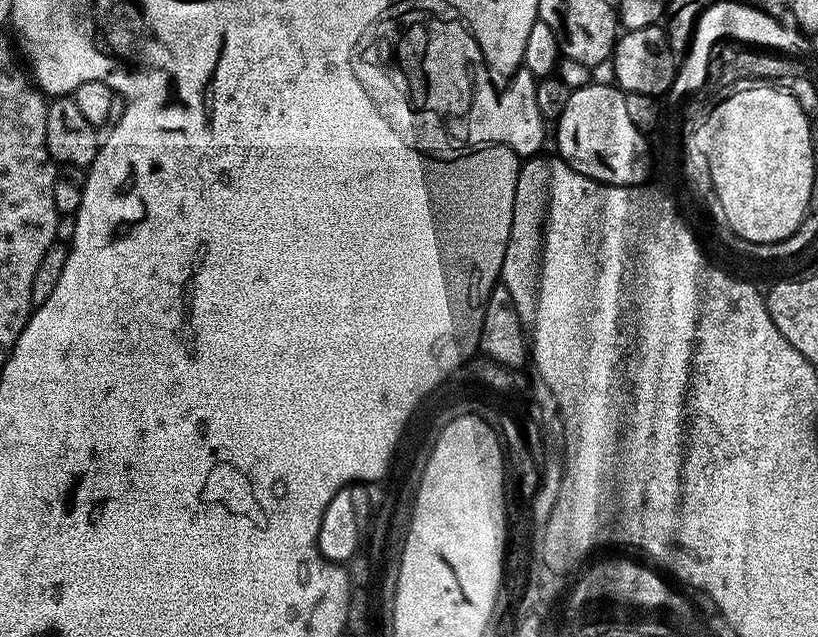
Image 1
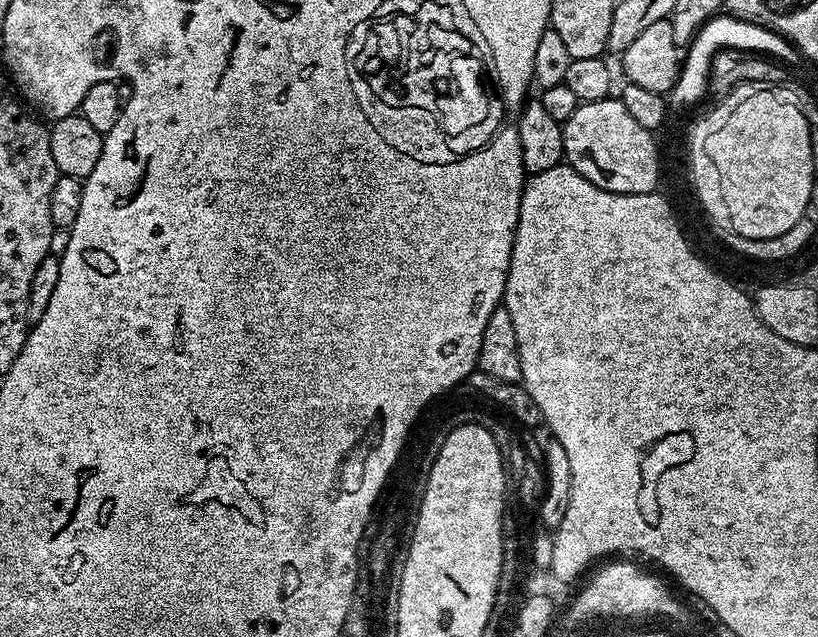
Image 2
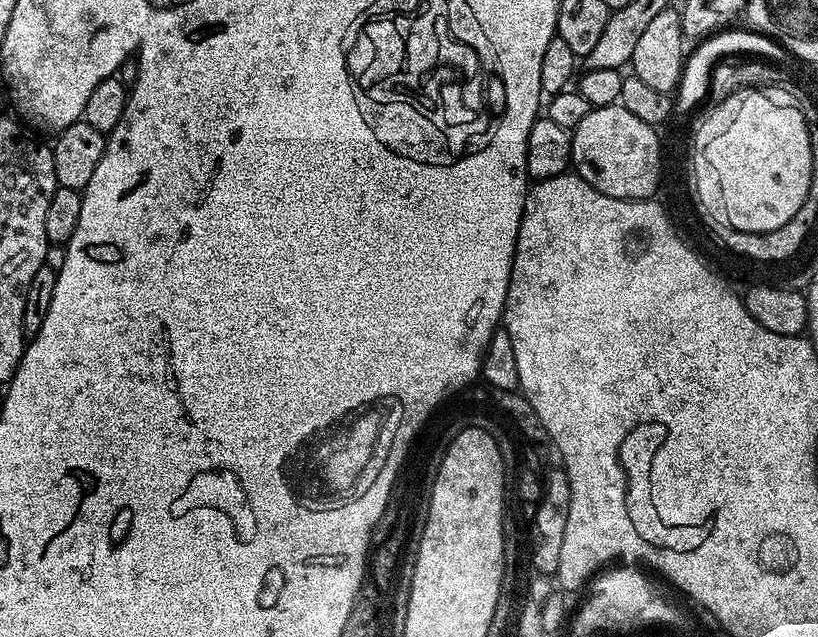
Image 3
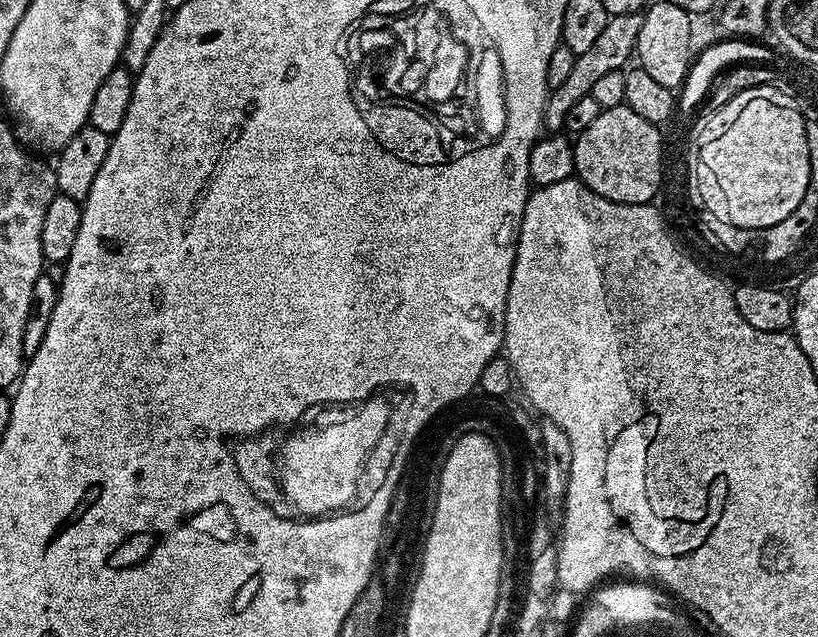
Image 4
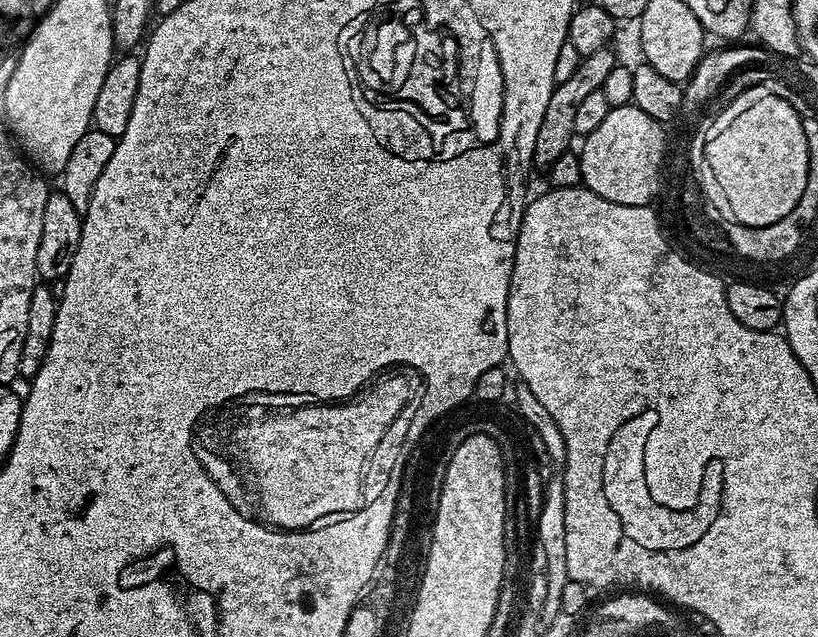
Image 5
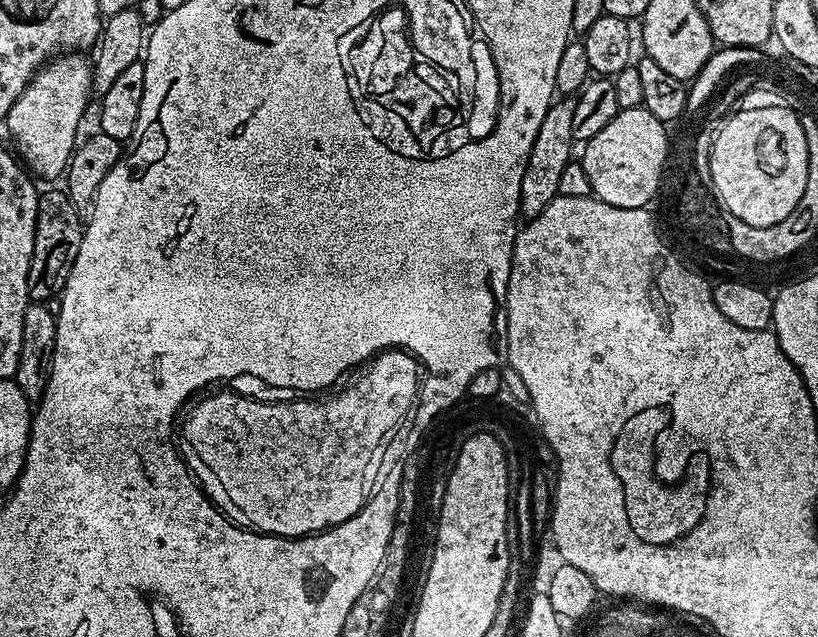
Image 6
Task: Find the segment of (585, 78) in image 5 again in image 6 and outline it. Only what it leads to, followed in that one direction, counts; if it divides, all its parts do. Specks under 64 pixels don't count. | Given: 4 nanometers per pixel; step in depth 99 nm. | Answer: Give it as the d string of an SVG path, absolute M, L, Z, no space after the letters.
M557 99L546 110L546 118L542 118L542 126L538 126L538 138L534 138L534 146L528 155L526 170L522 174L522 186L520 187L520 216L531 218L542 214L553 198L560 195L558 181L562 179L562 170L573 159L572 144L572 119L574 118L575 99Z

